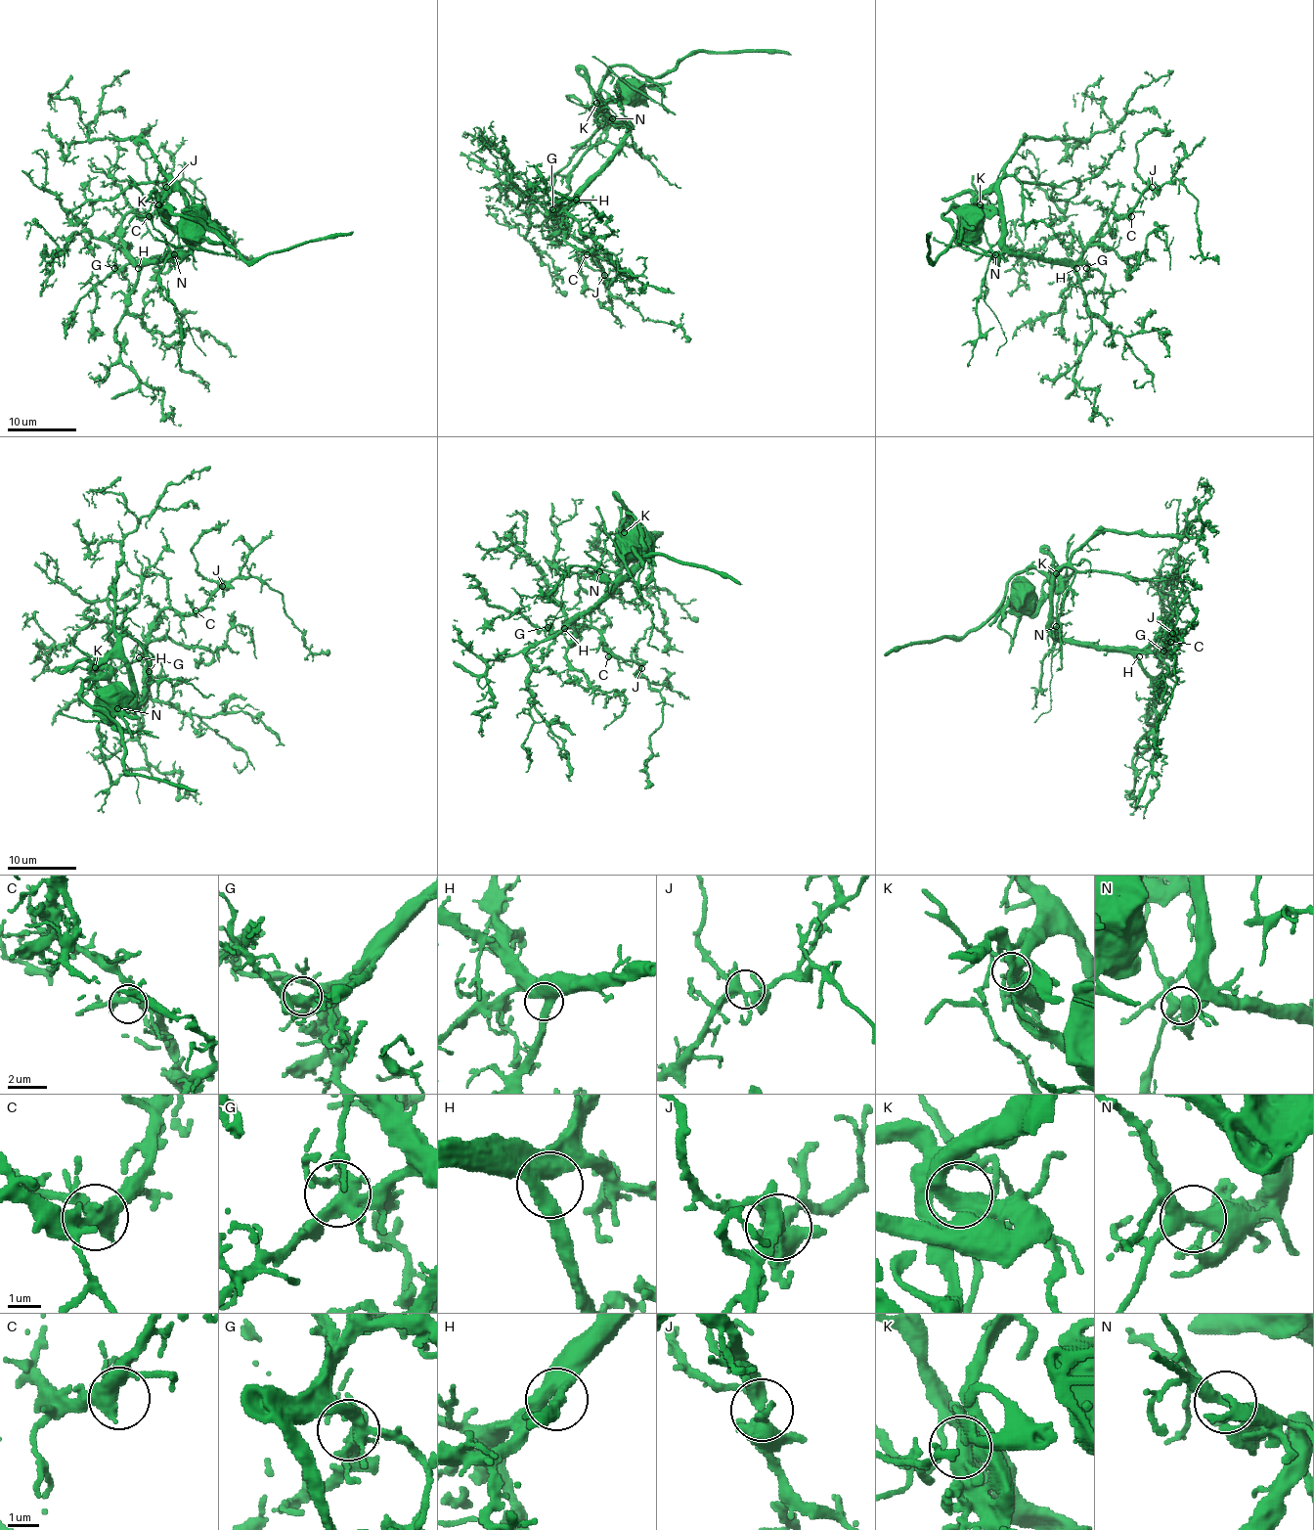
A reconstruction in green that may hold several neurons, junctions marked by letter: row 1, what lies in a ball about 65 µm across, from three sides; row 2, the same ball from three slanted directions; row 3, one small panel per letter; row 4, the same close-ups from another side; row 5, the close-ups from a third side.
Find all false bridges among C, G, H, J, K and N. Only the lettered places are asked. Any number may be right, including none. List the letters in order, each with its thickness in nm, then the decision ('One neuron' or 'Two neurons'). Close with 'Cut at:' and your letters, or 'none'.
C: Thickness 400 nm. One neuron
G: Thickness 420 nm. One neuron
H: Thickness 420 nm. One neuron
J: Thickness 400 nm. One neuron
K: Thickness 420 nm. One neuron
N: Thickness 380 nm. One neuron
Cut at: none

